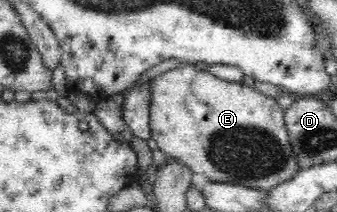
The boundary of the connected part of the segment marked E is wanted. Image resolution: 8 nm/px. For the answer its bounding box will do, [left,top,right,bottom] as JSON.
[149,64,299,191]

